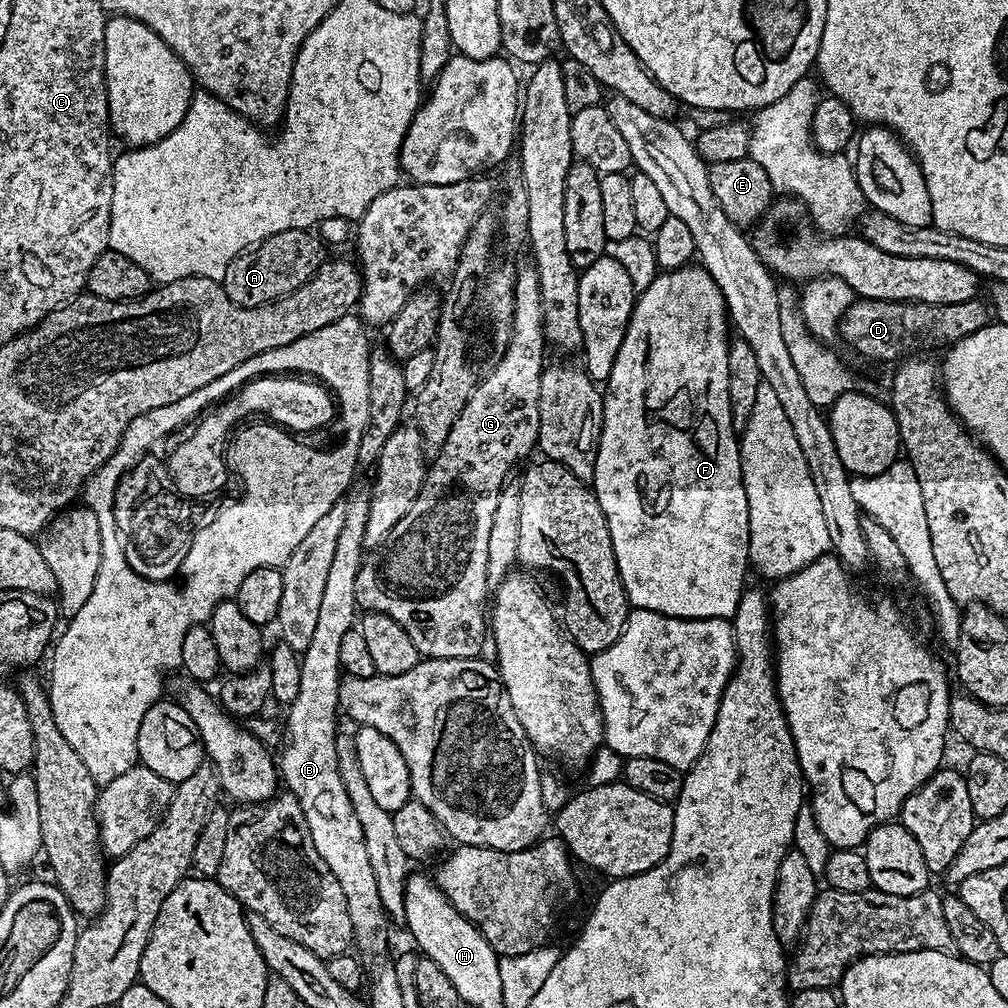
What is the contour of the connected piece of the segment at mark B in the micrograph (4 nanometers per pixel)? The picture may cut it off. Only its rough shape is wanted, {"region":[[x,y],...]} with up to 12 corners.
{"region":[[369,493],[347,501],[278,756],[359,951],[384,903],[342,784],[342,638],[358,620]]}

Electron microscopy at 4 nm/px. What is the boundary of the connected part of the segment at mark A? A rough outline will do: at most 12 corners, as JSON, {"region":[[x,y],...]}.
{"region":[[282,230],[228,263],[230,302],[257,308],[326,263],[319,235]]}

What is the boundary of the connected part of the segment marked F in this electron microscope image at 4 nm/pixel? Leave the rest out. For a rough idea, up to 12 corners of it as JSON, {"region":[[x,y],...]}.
{"region":[[636,297],[590,481],[632,608],[735,616],[750,573],[730,321]]}

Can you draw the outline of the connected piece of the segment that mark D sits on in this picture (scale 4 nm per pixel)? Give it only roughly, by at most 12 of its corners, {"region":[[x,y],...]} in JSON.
{"region":[[856,298],[838,336],[868,360],[951,346],[985,328],[977,298]]}

